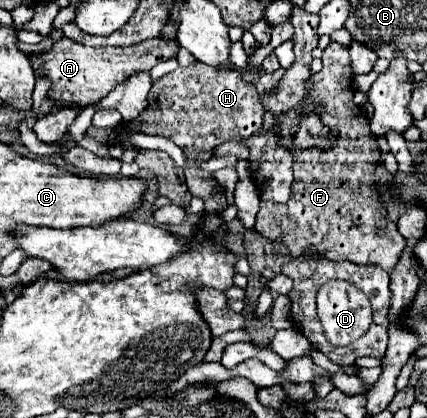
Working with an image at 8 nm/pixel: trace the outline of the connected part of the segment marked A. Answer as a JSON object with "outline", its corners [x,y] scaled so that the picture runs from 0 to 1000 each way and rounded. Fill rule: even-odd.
{"outline":[[[145,91],[141,100],[126,100],[122,115],[98,120],[94,129],[75,129],[70,148],[84,177],[108,182],[122,206],[112,215],[112,234],[131,244],[136,254],[183,254],[201,258],[215,249],[230,249],[253,220],[262,220],[281,196],[304,187],[309,177],[328,167],[351,167],[365,144],[384,148],[403,134],[412,134],[417,105],[407,96],[342,96],[333,105],[295,110],[295,115],[206,115],[192,105],[173,105],[173,96]]]}

